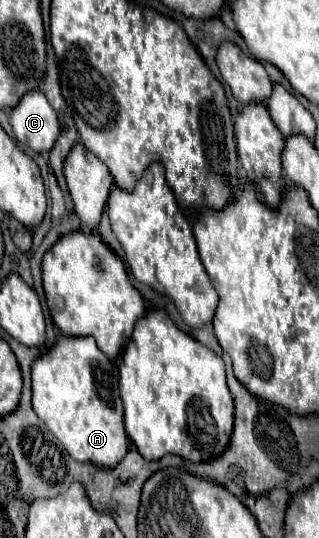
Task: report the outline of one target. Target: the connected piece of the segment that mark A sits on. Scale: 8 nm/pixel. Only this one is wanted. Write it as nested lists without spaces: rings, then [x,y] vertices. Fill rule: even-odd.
[[[60,335],[46,353],[36,357],[32,363],[32,407],[40,421],[44,421],[44,425],[58,439],[58,443],[80,463],[112,467],[118,465],[128,451],[124,409],[118,393],[118,367],[98,349],[92,337]]]

